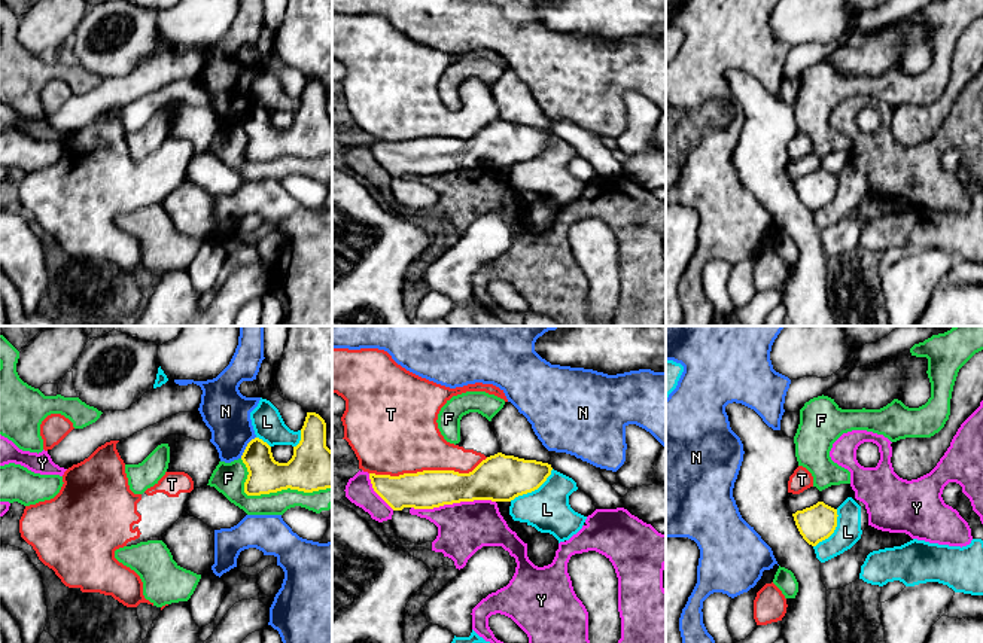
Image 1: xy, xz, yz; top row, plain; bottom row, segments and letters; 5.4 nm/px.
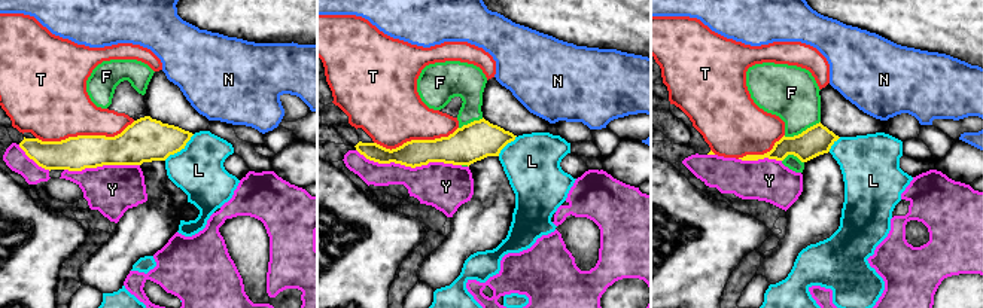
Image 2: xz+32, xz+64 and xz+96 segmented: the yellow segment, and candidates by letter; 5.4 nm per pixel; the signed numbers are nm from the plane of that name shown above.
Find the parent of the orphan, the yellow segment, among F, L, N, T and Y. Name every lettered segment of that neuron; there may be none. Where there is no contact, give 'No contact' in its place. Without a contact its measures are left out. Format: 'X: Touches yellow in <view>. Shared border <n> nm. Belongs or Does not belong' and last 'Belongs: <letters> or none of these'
F: Touches yellow in xy. Shared border 500 nm. Does not belong
L: Touches yellow in xz. Shared border 300 nm. Does not belong
N: Touches yellow in xy. Shared border 150 nm. Does not belong
T: Touches yellow in xz. Shared border 650 nm. Does not belong
Y: Touches yellow in xz. Shared border 460 nm. Does not belong
Belongs: none of these

